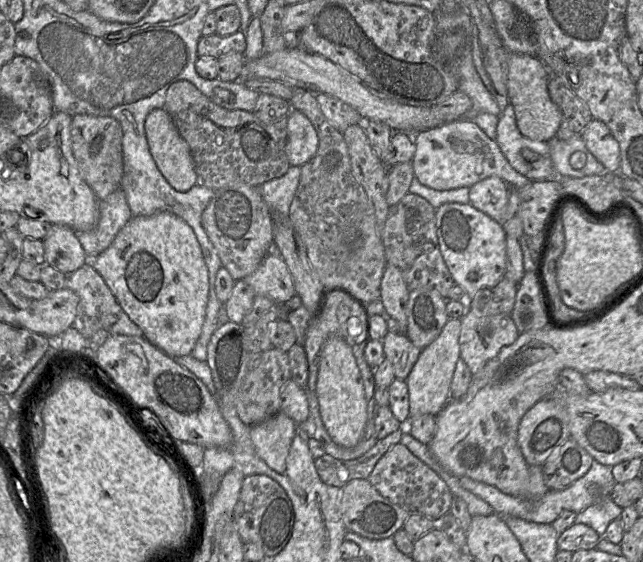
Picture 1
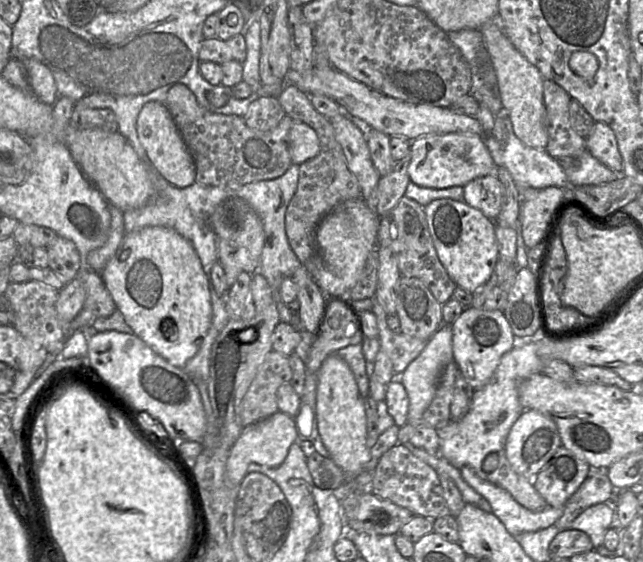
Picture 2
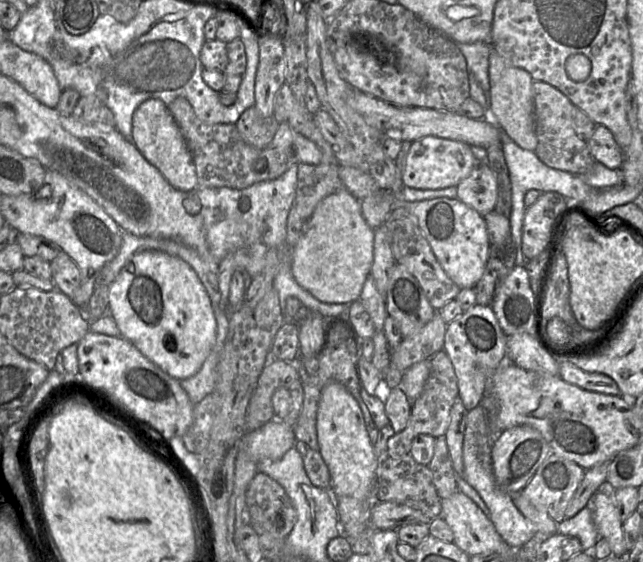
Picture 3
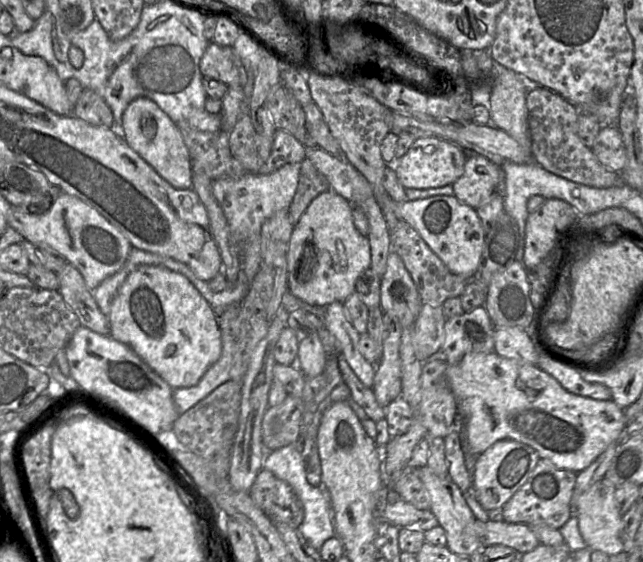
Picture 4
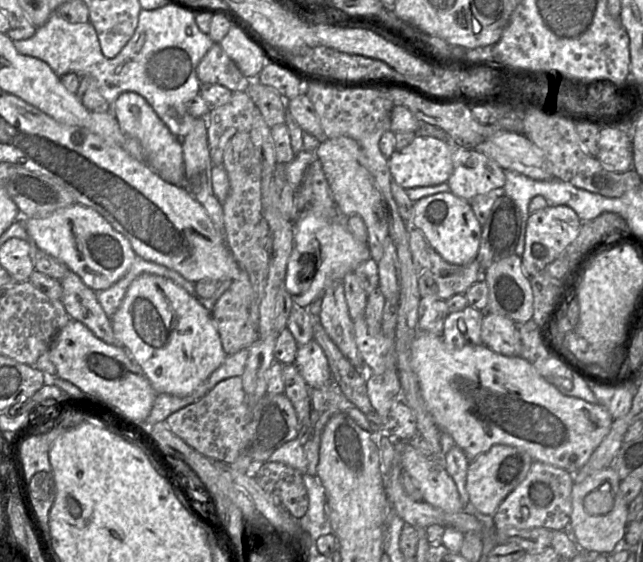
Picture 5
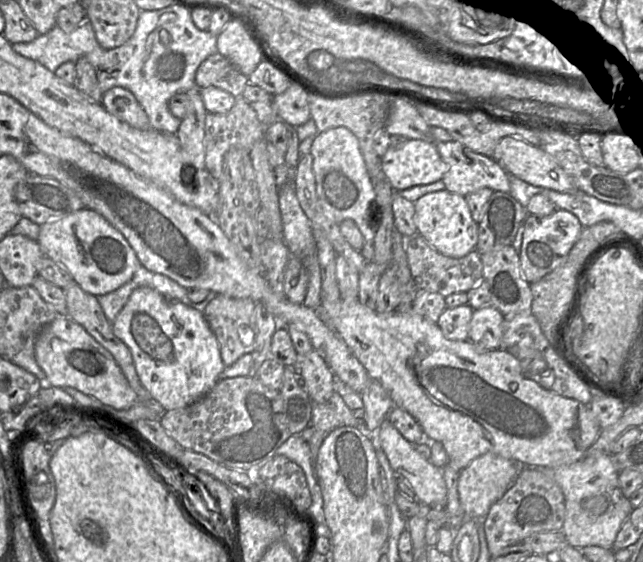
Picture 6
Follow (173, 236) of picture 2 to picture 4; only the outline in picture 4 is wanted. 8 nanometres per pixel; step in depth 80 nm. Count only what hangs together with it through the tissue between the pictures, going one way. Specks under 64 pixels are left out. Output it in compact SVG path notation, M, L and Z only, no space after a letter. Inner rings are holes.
M142 265L131 272L113 300L108 324L109 336L127 345L172 389L197 385L221 356L221 332L211 306L188 278L166 267Z

